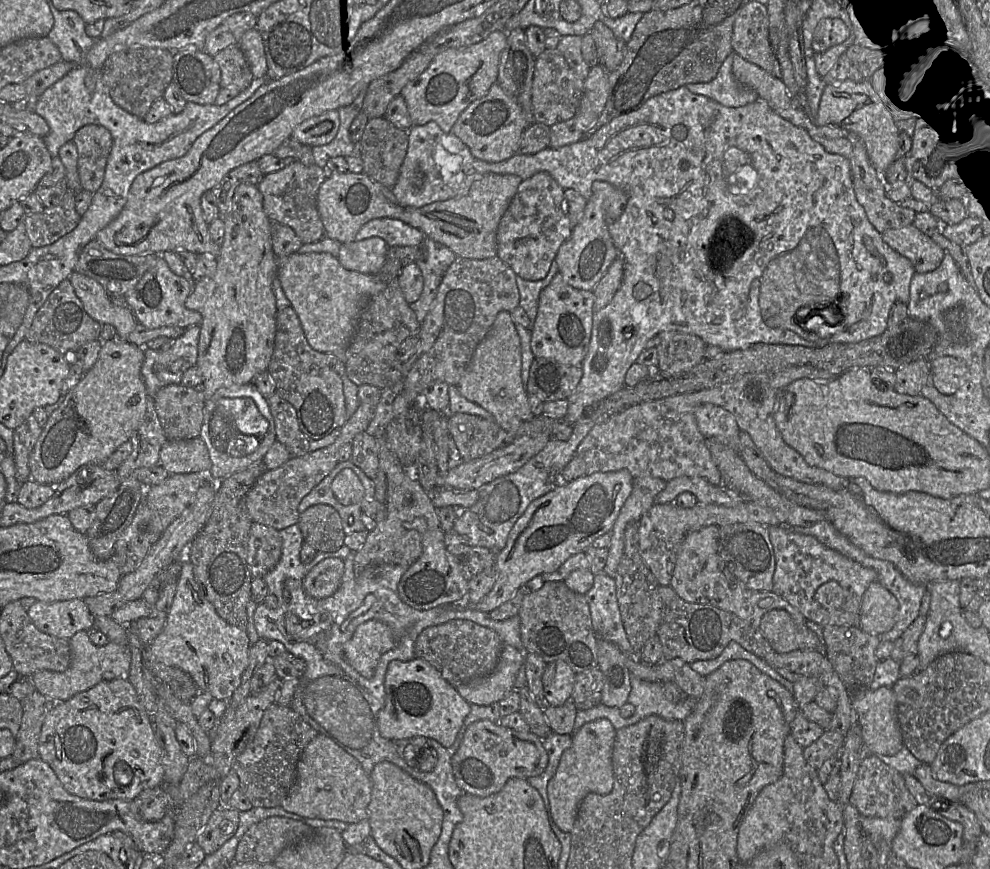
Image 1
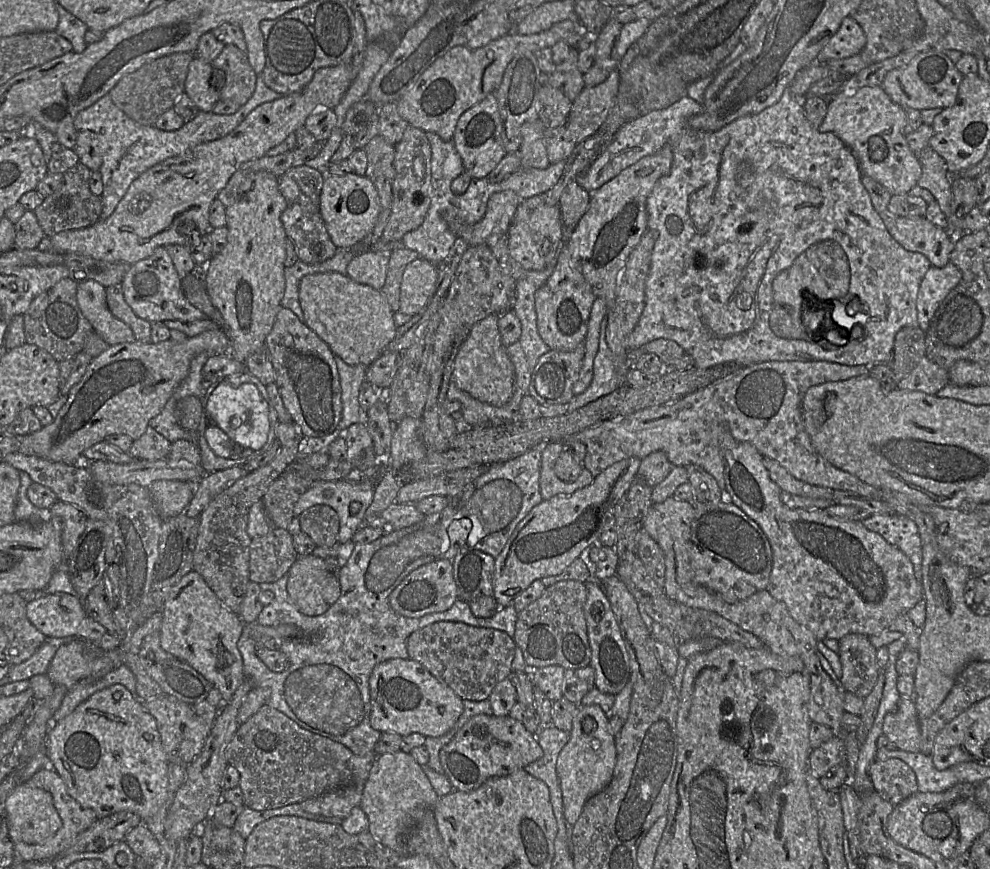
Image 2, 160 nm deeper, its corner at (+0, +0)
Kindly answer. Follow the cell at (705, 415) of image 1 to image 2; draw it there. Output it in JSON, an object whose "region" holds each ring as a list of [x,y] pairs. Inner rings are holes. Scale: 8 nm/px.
{"region":[[[725,428],[720,435],[720,450],[724,462],[725,498],[739,507],[749,518],[754,520],[767,536],[772,548],[773,565],[767,586],[768,592],[778,601],[783,602],[791,617],[800,625],[808,629],[818,641],[824,639],[840,640],[852,633],[872,636],[880,634],[891,625],[901,614],[912,609],[923,599],[922,584],[914,574],[913,565],[910,559],[896,546],[889,544],[881,535],[868,530],[861,521],[845,520],[834,518],[825,509],[790,509],[783,504],[780,498],[781,489],[773,482],[769,472],[764,466],[763,455],[749,442],[741,442],[734,439],[728,428]]]}

